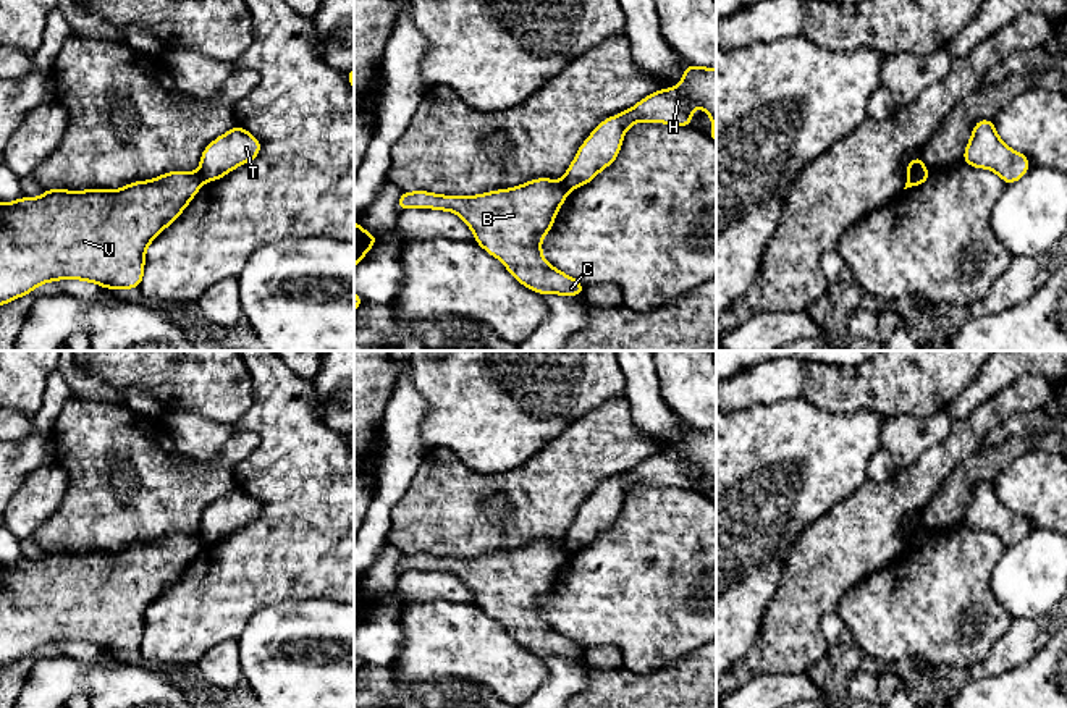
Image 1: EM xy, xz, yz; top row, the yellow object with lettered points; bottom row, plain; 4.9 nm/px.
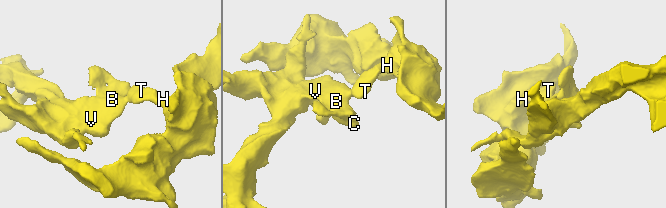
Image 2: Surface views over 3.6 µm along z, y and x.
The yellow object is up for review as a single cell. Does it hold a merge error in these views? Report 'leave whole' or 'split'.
split

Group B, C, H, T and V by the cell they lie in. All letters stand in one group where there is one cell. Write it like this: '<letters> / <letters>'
B C V / H T

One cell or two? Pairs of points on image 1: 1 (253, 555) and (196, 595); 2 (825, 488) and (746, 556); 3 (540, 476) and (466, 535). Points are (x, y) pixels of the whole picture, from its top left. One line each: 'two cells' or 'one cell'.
1: one cell
2: one cell
3: one cell

